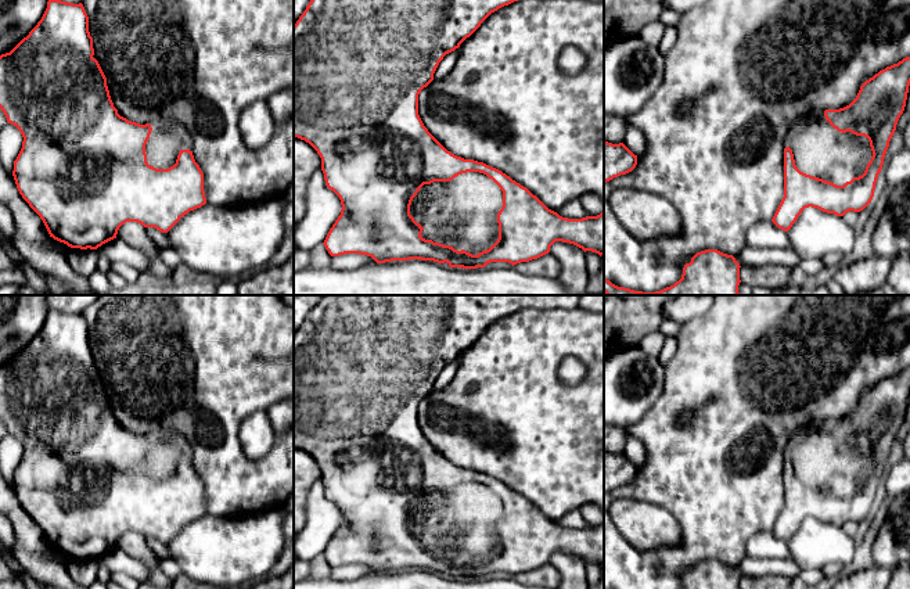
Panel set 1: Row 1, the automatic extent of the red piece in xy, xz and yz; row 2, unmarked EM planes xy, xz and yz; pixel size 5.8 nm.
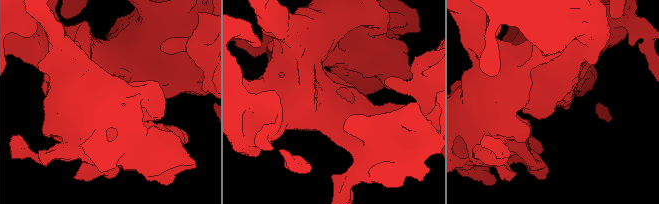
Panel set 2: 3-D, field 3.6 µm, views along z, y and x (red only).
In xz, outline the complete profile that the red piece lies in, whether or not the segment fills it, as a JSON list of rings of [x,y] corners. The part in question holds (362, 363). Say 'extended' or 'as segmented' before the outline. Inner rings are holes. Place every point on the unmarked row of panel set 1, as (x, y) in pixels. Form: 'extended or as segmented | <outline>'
extended | [[[325,295],[310,310],[294,335],[294,448],[305,450],[317,461],[325,495],[341,510],[341,525],[323,553],[331,567],[360,564],[371,567],[377,574],[421,570],[445,574],[450,578],[476,579],[485,578],[490,572],[508,572],[514,577],[537,570],[548,564],[555,552],[573,554],[585,563],[604,565],[604,522],[582,529],[560,527],[501,481],[447,461],[428,442],[418,425],[418,405],[434,391],[439,373],[446,364],[458,359],[492,323],[522,309],[576,309],[579,299],[580,295]],[[422,532],[435,535],[435,542],[443,549],[442,554],[432,540],[421,536]]]

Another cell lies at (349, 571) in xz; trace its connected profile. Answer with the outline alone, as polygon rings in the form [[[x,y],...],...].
[[[345,564],[331,568],[331,579],[334,581],[355,581],[364,575],[377,574],[371,567],[360,564]]]

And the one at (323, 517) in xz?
[[[319,480],[309,491],[306,524],[294,539],[296,559],[310,563],[323,554],[341,520],[339,507],[327,498],[324,484]]]

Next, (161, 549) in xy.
[[[145,538],[145,540],[159,559],[170,559],[170,550],[166,543],[162,543],[155,538]]]

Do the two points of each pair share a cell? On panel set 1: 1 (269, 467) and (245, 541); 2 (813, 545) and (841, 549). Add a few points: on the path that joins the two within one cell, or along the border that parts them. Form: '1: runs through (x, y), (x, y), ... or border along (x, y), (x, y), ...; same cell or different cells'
1: border along (279, 506), (270, 510), (222, 517); different cells
2: runs through (820, 545), (834, 545); same cell

